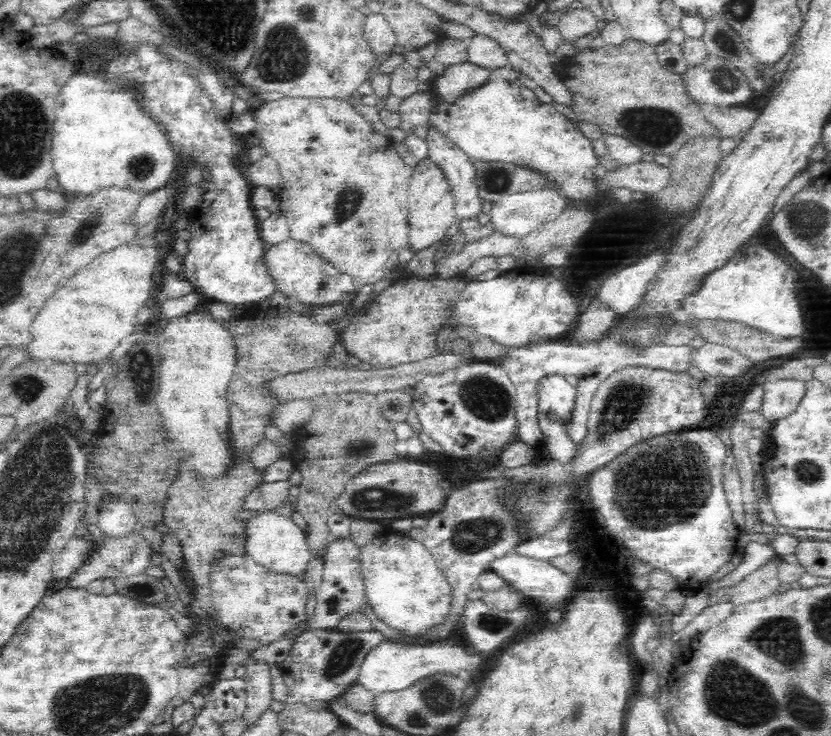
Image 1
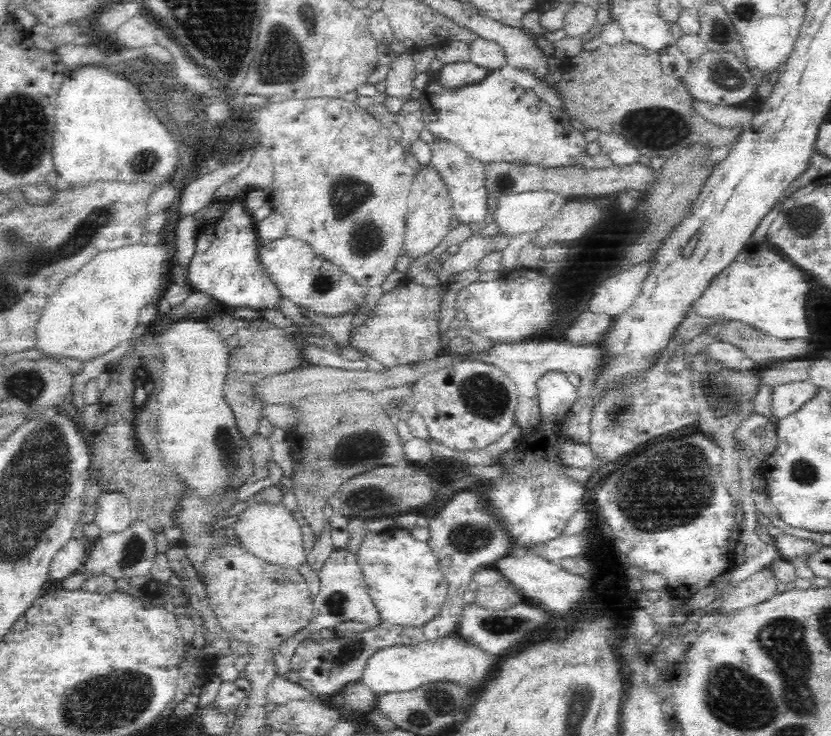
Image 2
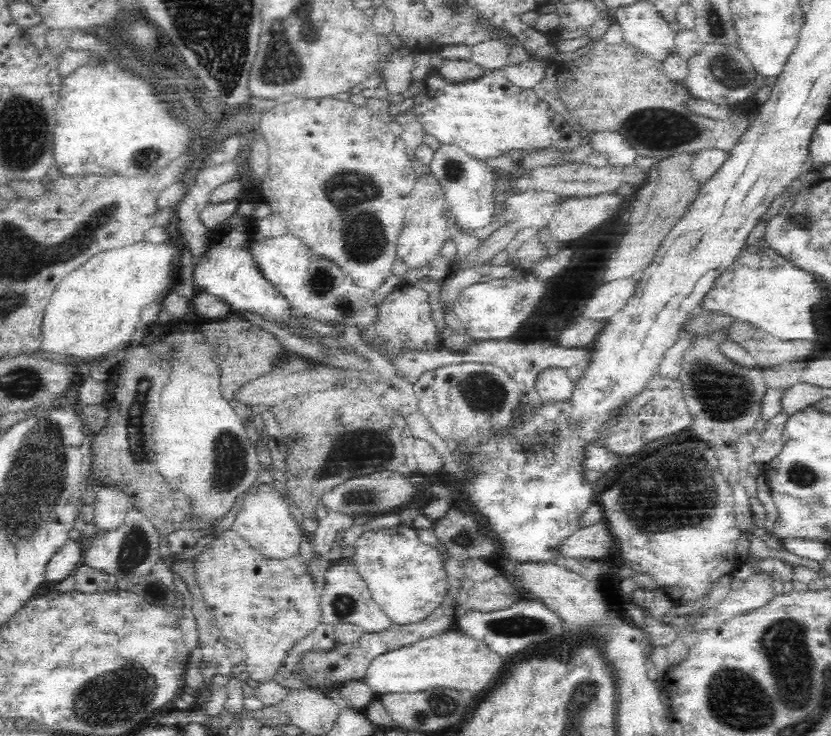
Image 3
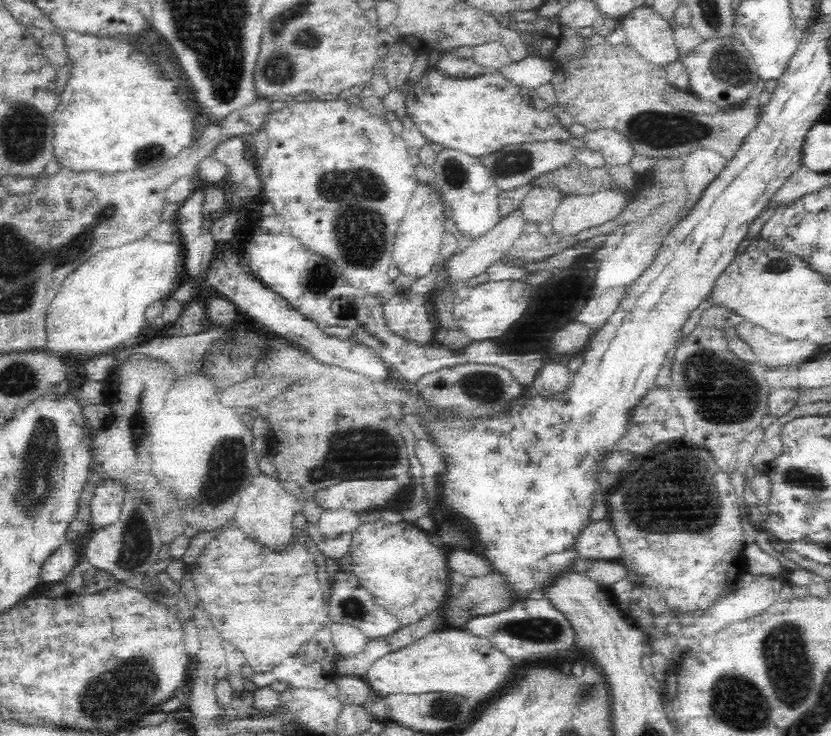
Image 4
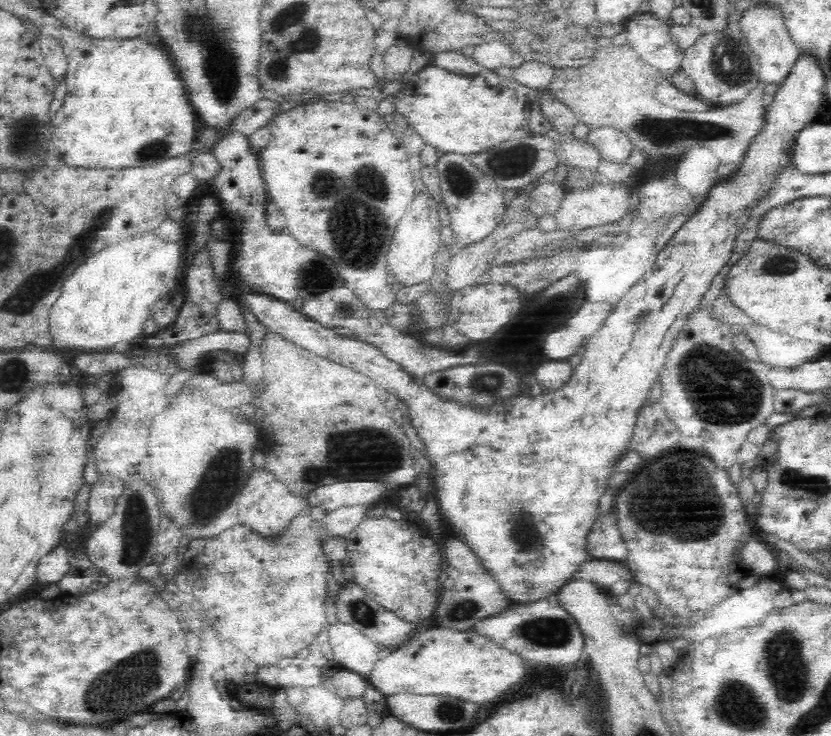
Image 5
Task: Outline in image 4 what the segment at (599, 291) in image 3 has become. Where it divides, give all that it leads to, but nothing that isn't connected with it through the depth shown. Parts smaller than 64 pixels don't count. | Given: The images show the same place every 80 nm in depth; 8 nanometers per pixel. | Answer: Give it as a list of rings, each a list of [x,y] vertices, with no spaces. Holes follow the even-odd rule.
[[[610,290],[606,294],[598,295],[598,298],[588,298],[574,321],[582,326],[586,325],[591,332],[597,331],[609,319],[609,316],[612,316],[618,302],[626,295],[626,291]]]

